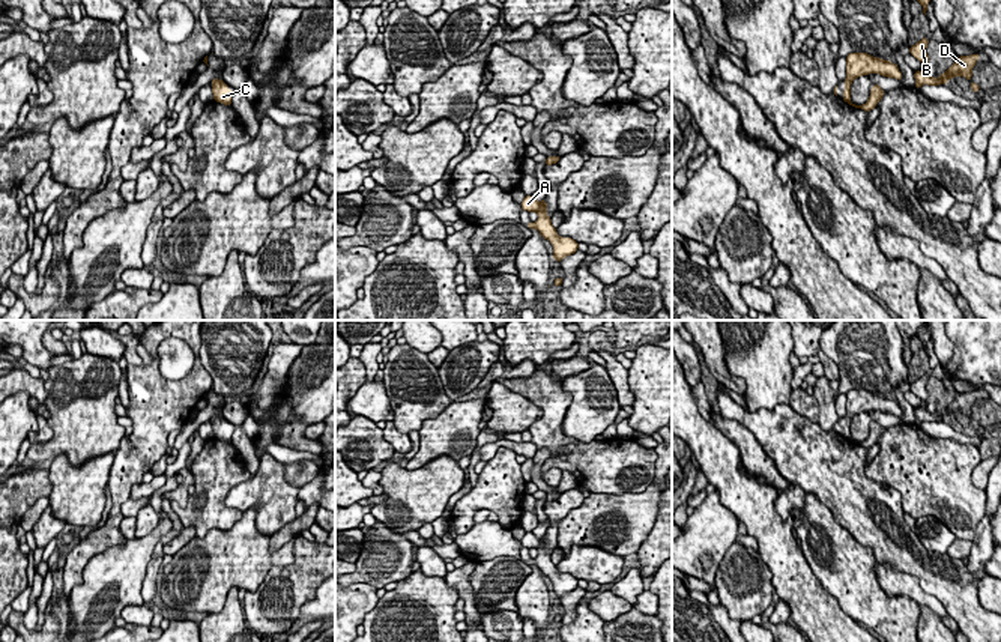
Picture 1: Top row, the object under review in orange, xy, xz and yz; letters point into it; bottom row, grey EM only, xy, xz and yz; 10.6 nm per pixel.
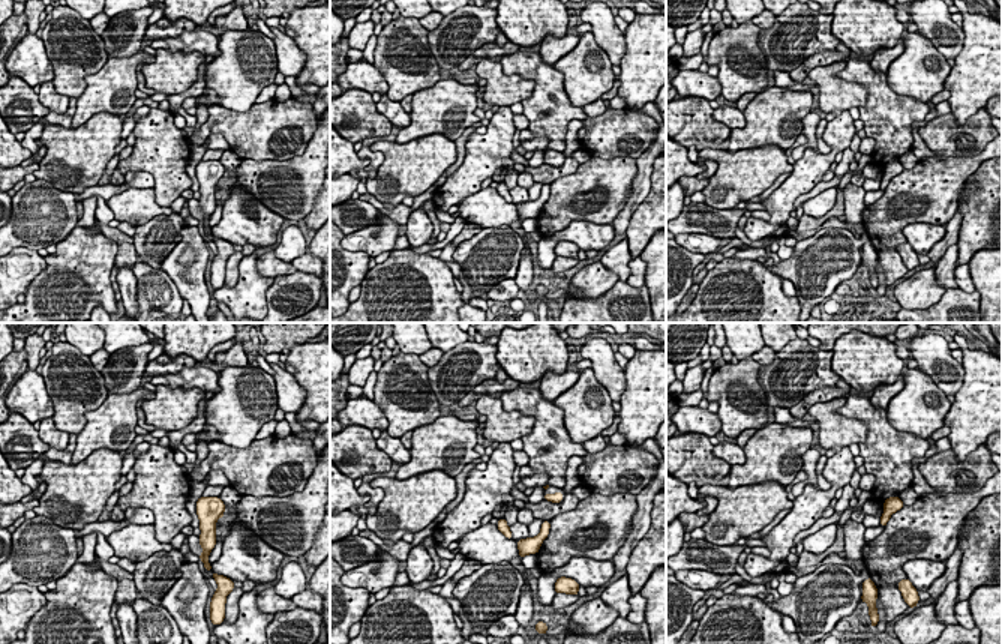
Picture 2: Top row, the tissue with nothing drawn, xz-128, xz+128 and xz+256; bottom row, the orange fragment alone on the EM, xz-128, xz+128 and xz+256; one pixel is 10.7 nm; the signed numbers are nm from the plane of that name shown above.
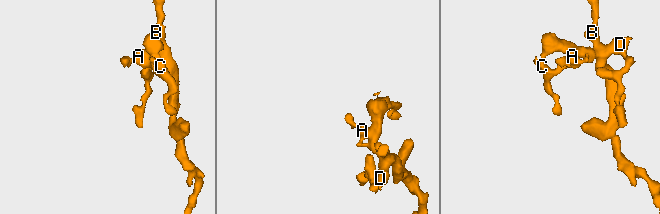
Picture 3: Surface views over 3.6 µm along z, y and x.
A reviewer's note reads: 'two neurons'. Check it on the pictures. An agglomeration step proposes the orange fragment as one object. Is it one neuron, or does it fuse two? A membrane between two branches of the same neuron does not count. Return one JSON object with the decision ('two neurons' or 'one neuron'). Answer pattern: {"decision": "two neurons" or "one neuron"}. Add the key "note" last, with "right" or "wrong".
{"decision": "one neuron", "note": "wrong"}

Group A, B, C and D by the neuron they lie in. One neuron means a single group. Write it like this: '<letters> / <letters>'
A B C D

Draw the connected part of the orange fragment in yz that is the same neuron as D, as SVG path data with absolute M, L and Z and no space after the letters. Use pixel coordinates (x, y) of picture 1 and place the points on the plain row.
M971 391L971 392L959 392L954 400L938 415L933 412L929 412L926 406L914 409L915 415L915 425L920 425L923 421L927 422L939 422L939 421L947 421L950 415L954 413L965 413L966 416L971 418L971 427L977 430L980 427L980 422L975 421L971 413L972 413L972 404L975 403L977 397L980 395L980 391Z

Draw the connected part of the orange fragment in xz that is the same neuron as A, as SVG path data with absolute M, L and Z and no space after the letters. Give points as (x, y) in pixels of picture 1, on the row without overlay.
M525 532L520 544L528 549L537 549L538 556L526 561L528 565L537 565L544 576L549 576L553 582L553 597L561 600L567 592L574 591L579 586L579 579L571 574L562 574L552 562L552 555L547 552L547 538L537 538L532 532Z

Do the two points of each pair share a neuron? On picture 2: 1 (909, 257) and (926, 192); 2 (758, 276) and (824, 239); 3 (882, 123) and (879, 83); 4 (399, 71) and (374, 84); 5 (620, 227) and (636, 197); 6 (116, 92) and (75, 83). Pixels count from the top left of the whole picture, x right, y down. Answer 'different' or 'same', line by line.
1: same
2: different
3: same
4: different
5: same
6: different

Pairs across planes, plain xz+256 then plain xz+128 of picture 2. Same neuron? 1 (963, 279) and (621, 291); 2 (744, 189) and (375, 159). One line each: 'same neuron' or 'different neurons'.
1: different neurons
2: different neurons

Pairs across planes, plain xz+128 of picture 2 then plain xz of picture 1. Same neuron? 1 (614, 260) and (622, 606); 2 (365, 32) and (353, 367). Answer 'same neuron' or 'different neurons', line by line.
1: different neurons
2: different neurons

